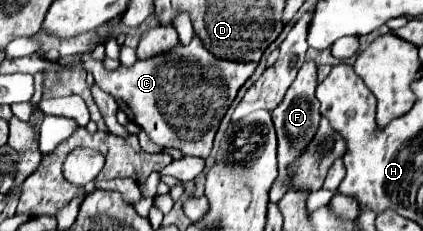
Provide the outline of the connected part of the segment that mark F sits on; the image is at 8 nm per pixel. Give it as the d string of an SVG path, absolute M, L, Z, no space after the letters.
M308 61L300 67L298 77L294 79L294 83L290 85L290 89L286 91L286 97L282 99L282 103L272 111L272 119L274 119L274 127L278 133L278 179L274 181L272 189L270 189L270 201L278 203L280 197L288 191L290 181L288 181L288 173L286 167L300 155L300 151L312 141L312 135L318 129L318 121L320 121L320 103L316 99L316 85L318 85L318 67L314 61Z

